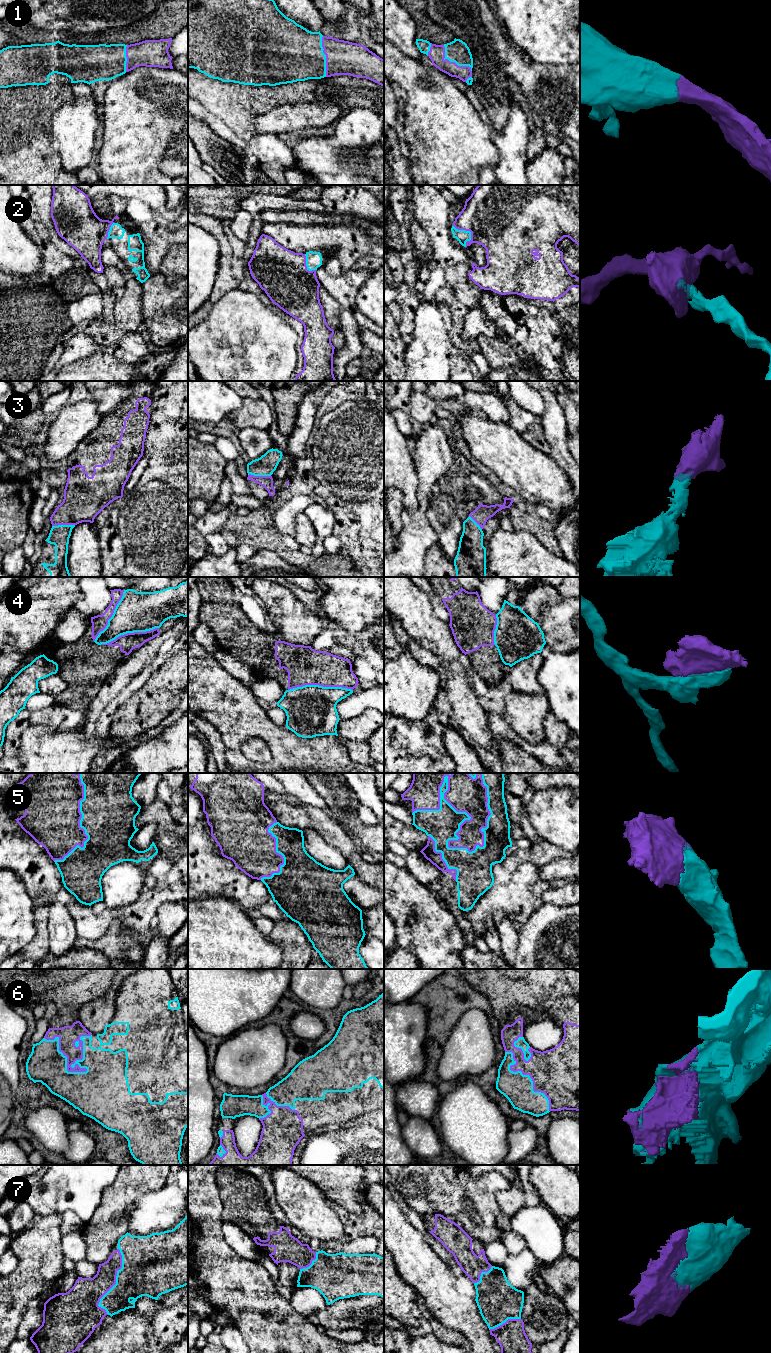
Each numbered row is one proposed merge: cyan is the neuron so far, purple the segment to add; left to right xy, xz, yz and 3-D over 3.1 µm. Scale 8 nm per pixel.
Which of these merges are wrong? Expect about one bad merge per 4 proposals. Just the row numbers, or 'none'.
4

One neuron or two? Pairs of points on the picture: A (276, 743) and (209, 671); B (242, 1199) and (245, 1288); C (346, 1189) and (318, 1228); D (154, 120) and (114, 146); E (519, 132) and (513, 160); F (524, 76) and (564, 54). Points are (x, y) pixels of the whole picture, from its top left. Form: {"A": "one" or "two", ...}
{"A": "one", "B": "two", "C": "two", "D": "one", "E": "one", "F": "two"}

